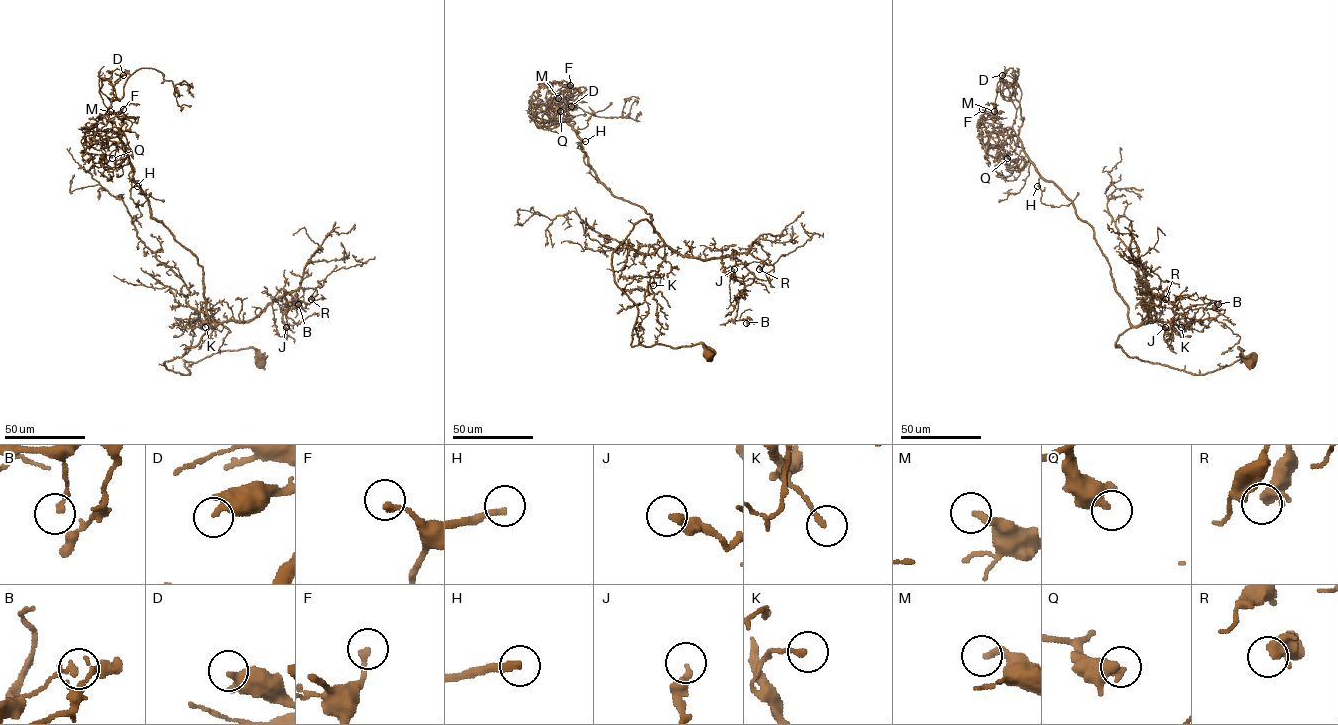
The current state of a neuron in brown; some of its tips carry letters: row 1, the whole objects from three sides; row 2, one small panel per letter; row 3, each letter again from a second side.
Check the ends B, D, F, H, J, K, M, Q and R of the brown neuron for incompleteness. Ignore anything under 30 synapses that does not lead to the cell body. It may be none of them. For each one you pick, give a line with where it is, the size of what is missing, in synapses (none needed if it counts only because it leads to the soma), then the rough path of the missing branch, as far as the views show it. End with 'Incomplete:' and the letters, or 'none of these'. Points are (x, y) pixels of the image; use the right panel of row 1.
H: Place: (1037, 186). Roughly 200 synapses
Incomplete: H

